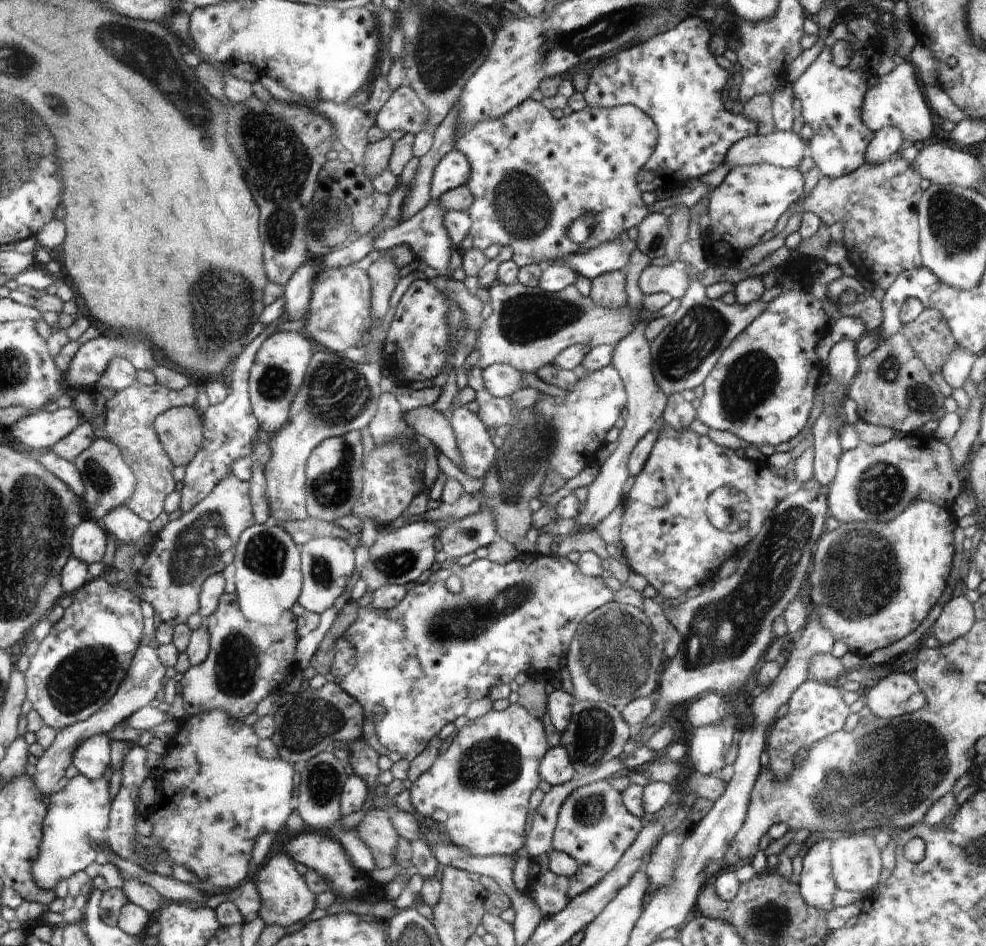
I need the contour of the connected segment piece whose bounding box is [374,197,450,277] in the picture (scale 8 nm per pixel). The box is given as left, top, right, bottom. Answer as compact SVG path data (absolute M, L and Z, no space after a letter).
M433 197L429 203L410 220L403 220L395 227L385 230L380 238L374 242L376 250L381 254L384 250L391 249L395 245L406 245L416 256L417 261L423 261L438 272L438 275L448 275L448 258L450 258L450 237L445 227L445 210L438 199Z

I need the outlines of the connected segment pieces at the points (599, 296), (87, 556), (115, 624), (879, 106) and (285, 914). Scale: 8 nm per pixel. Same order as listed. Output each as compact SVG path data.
M612 271L601 274L600 277L591 280L591 299L599 305L620 308L627 304L626 297L626 271Z
M87 518L78 526L78 534L74 534L74 558L92 564L102 561L106 548L108 532L100 522Z
M103 576L91 578L72 595L72 604L64 609L63 617L52 625L46 638L39 642L36 653L30 657L29 669L24 671L27 698L44 724L61 731L78 721L92 717L102 709L121 688L130 664L138 652L142 636L140 600L126 587L109 583Z
M905 62L895 66L889 74L876 76L872 81L863 100L862 120L874 133L881 128L896 126L906 139L920 146L930 140L936 126L932 122L933 113L934 110L927 100L918 70L912 63Z
M283 850L270 858L264 866L260 866L255 885L261 900L259 917L266 925L288 927L298 920L304 920L314 910L314 900L316 900L314 893L308 888L304 878L296 872L294 860Z

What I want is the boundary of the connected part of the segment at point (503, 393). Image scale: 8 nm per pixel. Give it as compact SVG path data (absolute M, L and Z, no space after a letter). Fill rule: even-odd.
M493 364L481 370L486 390L495 397L510 398L517 390L526 386L524 373L511 364Z

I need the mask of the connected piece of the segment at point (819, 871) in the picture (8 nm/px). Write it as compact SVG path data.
M822 837L803 857L803 869L797 877L799 893L808 906L826 910L832 906L836 883L831 869L832 837Z

